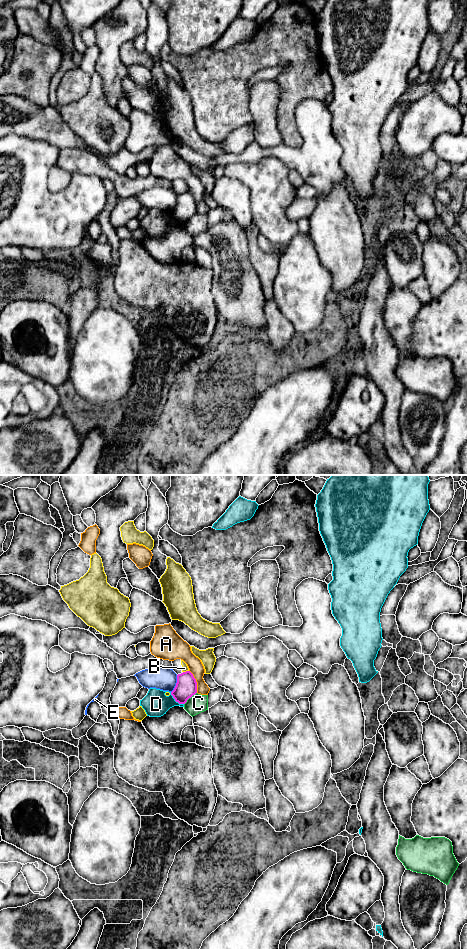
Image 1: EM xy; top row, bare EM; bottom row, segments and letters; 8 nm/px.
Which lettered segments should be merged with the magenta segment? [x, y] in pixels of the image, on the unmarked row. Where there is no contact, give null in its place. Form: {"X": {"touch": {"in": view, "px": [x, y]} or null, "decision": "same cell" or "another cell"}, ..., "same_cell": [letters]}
{"A": {"touch": {"in": "xy", "px": [195, 201]}, "decision": "another cell"}, "B": {"touch": {"in": "xy", "px": [186, 191]}, "decision": "another cell"}, "C": {"touch": {"in": "xy", "px": [189, 217]}, "decision": "another cell"}, "D": {"touch": {"in": "xy", "px": [175, 220]}, "decision": "another cell"}, "E": {"touch": {"in": "xy", "px": [176, 204]}, "decision": "another cell"}, "same_cell": []}

